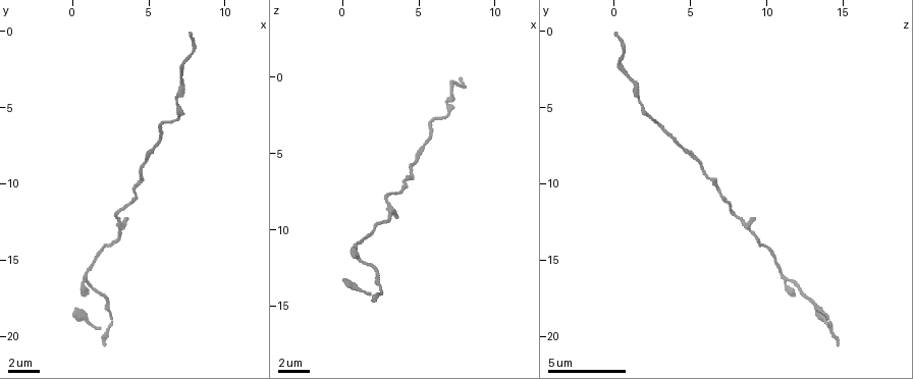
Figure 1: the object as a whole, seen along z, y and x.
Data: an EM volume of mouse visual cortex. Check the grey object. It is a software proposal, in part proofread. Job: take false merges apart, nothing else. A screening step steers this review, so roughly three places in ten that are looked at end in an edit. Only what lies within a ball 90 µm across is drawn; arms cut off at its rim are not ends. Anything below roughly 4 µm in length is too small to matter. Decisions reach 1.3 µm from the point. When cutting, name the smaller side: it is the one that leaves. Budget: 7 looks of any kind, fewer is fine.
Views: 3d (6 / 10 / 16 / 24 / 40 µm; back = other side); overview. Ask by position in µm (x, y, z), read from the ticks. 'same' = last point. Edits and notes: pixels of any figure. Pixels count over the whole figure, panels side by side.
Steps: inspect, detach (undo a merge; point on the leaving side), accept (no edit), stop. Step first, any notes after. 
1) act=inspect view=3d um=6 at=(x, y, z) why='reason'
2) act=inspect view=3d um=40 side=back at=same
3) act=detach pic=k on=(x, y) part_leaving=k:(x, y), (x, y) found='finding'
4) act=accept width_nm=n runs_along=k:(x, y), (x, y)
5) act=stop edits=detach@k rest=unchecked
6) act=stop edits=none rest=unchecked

act=inspect view=3d um=10 at=(7.0, 5.2, 2.0) why='sudden change in width'

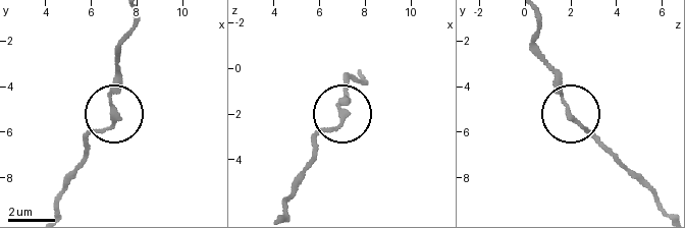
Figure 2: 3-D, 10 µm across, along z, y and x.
act=inspect view=3d um=10 side=back at=(7.1, 5.3, 2.0) why='from behind'

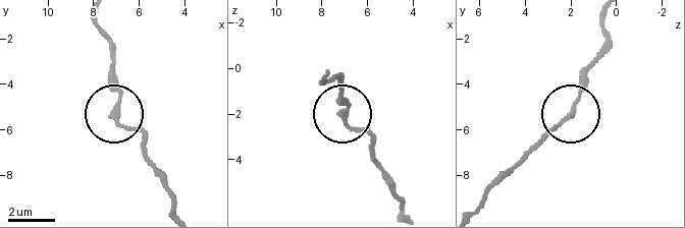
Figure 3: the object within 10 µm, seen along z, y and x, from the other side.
act=accept width_nm=190 runs_along=3:(176, 209), (140, 132), (114, 115), (112, 53) found='one cell here'

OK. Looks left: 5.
act=inspect view=3d um=6 at=(1.6, 19.6, 14.2) why='three arms meet'

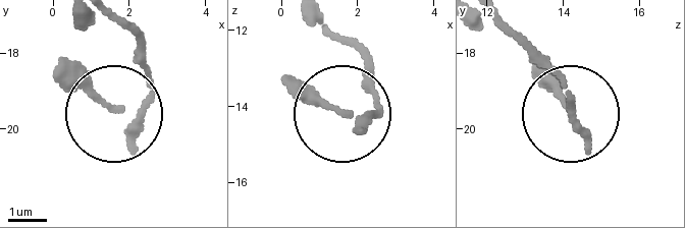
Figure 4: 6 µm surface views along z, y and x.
act=inspect view=3d um=6 side=back at=(1.70, 19.45, 14.20) why='other side'

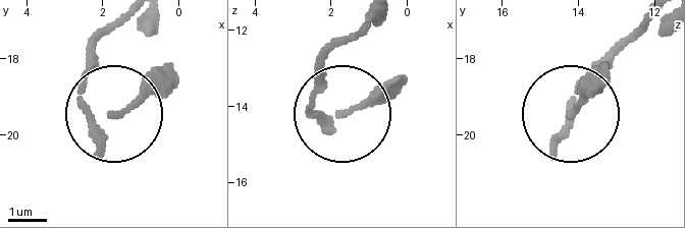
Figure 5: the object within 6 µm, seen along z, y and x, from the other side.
act=accept runs_along=5:(349, 35), (322, 60), (309, 106), (335, 112) found='one cell here'

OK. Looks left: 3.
act=inspect view=3d um=6 at=(3.2, 13.2, 9.2)

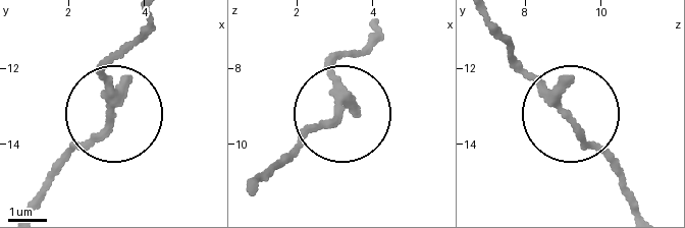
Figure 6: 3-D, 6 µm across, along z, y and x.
act=inspect view=3d um=6 side=back at=(3.00, 13.35, 9.15) why='other side'

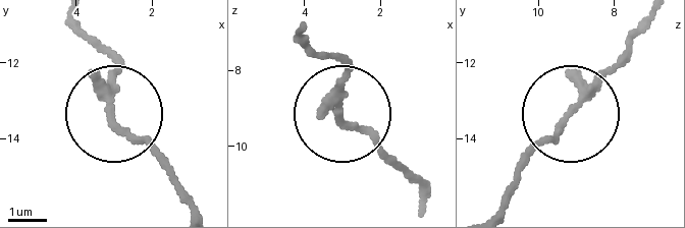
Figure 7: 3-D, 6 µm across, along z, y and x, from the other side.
act=accept found='all the same cell'

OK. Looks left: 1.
act=stop edits=none rest=unchecked

